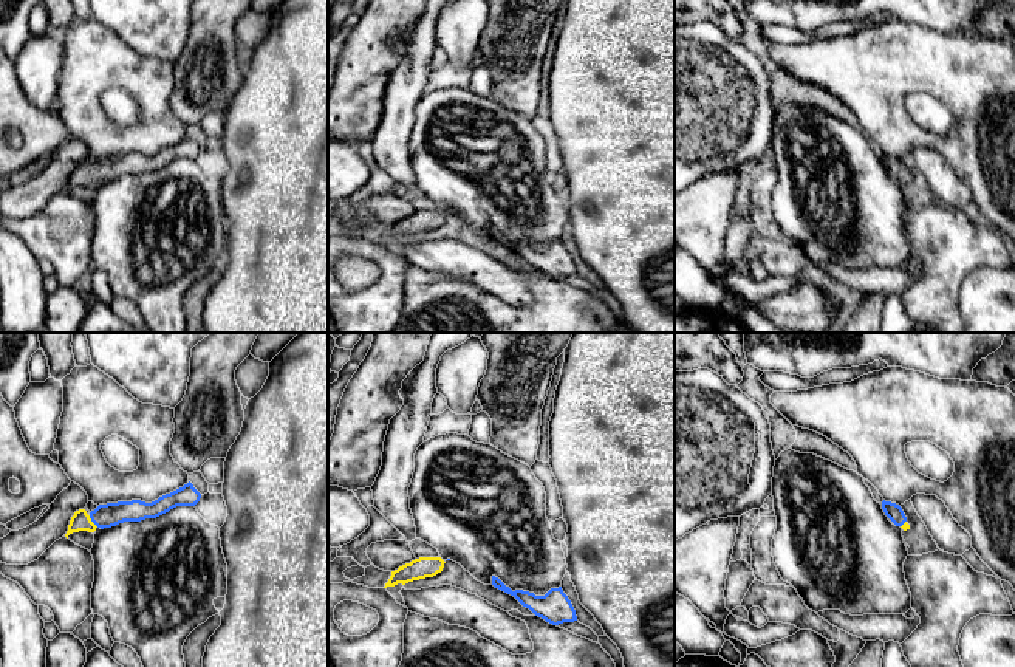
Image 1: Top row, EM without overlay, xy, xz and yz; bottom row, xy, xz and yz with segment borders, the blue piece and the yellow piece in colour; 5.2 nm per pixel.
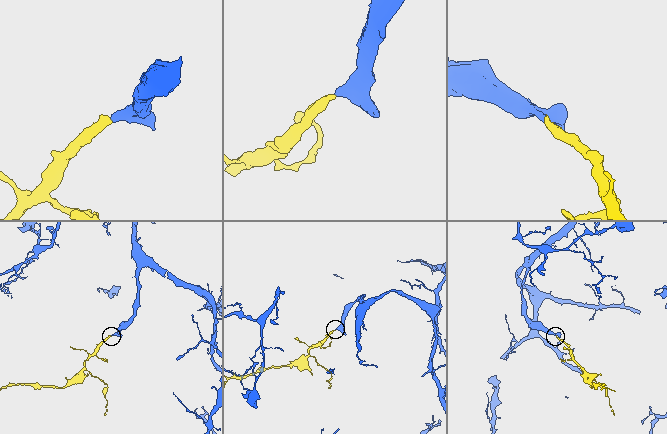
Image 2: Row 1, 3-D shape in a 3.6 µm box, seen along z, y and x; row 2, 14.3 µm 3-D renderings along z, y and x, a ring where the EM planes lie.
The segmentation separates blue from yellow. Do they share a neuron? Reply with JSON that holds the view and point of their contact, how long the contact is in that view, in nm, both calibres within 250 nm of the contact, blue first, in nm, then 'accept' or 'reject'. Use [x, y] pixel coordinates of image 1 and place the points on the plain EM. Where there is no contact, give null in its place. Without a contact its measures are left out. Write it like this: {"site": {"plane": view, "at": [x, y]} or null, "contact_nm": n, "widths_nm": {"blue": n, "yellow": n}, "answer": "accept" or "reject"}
{"site": {"plane": "xy", "at": [93, 175]}, "contact_nm": 80, "widths_nm": {"blue": 130, "yellow": 100}, "answer": "accept"}

